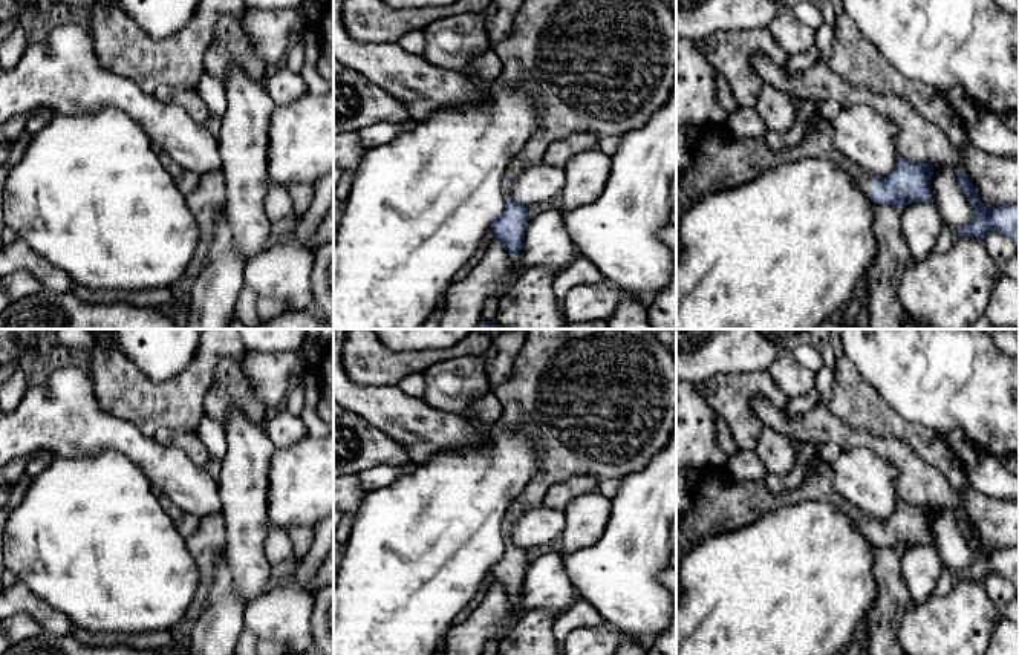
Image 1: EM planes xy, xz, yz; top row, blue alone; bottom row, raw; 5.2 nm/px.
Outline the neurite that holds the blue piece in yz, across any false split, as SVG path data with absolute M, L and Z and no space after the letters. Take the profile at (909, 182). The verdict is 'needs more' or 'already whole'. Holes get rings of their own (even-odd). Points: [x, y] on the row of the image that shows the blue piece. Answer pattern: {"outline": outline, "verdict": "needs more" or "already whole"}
{"outline": "M823 118L788 150L770 148L763 136L733 139L727 124L705 125L699 132L702 136L690 152L693 167L679 170L676 176L676 248L681 245L678 220L690 205L710 193L748 184L768 170L806 158L838 165L874 204L900 210L915 202L933 205L932 162L907 161L898 155L892 173L886 179L875 178L837 148L832 124Z", "verdict": "needs more"}

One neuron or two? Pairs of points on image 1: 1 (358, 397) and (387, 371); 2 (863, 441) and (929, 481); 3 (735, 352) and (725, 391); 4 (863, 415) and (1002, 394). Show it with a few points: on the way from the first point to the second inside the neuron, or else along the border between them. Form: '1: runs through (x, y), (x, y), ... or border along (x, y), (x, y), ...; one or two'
1: border along (349, 378), (357, 384), (397, 386); two
2: runs through (880, 446), (892, 449), (912, 469); one
3: border along (765, 369), (719, 372), (696, 386); two
4: border along (869, 383), (897, 413), (924, 427); two

